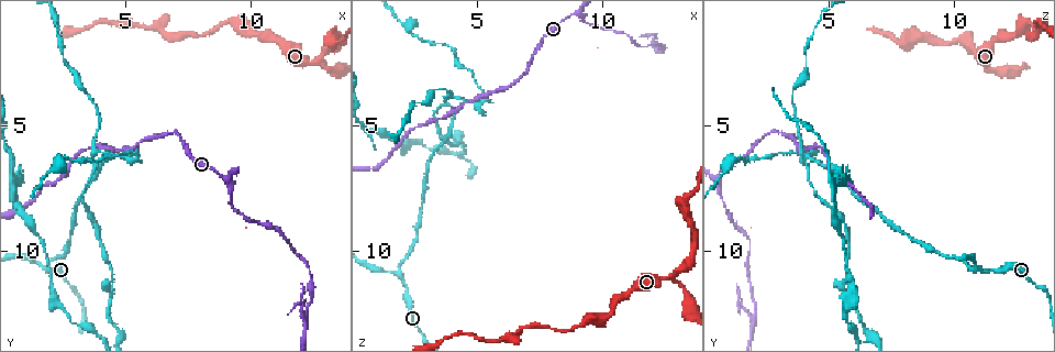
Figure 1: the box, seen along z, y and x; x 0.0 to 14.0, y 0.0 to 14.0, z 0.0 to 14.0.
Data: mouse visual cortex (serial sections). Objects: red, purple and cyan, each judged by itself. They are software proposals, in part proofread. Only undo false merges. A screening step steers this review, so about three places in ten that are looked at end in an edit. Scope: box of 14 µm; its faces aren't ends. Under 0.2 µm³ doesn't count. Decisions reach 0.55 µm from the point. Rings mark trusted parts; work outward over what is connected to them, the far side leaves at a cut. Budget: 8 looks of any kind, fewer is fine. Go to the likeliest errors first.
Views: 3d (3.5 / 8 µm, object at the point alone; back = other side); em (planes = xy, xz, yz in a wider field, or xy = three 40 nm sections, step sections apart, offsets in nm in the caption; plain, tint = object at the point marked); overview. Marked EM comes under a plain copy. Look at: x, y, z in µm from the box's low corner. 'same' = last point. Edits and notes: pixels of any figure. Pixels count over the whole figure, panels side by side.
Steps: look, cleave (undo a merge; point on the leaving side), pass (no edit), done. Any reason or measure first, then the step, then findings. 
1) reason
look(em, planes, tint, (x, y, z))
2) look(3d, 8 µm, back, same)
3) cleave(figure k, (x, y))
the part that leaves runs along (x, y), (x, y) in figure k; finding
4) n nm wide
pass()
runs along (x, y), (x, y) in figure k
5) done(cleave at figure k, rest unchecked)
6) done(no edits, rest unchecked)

branch point
look(3d, 8 µm, (1.9, 10.8, 10.9))

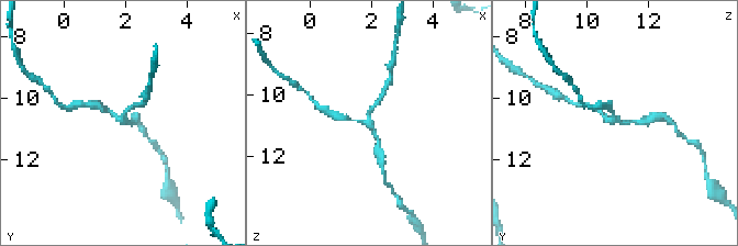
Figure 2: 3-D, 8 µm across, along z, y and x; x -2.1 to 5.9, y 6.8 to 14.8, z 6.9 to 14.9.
look(3d, 3.5 µm, (1.9, 10.8, 10.9))

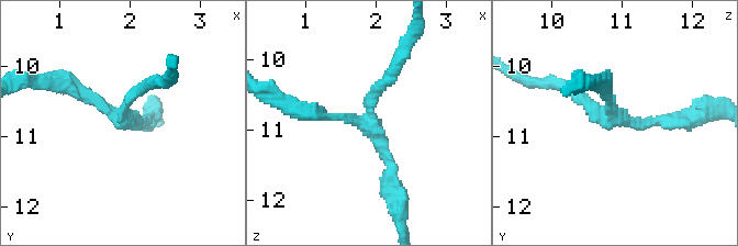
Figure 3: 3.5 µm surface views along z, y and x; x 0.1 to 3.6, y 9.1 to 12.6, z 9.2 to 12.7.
shape alone is not enough
look(em, planes, tint, (1.90, 10.70, 10.90))

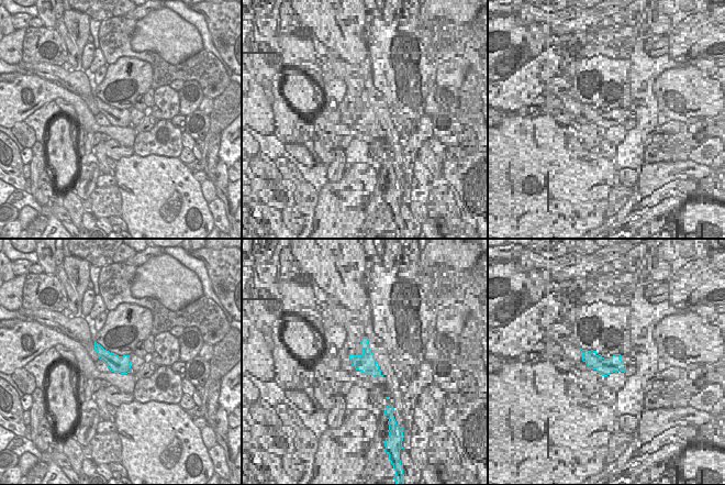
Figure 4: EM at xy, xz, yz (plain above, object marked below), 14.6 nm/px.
pass()
runs along (679, 121), (603, 121), (563, 84) in figure 3; all the same cell

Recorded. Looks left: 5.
look(3d, 3.5 µm, (10.8, 9.0, 1.3))

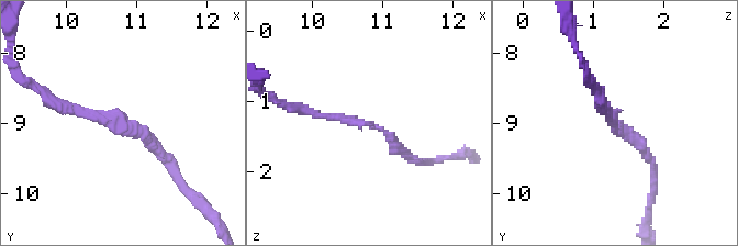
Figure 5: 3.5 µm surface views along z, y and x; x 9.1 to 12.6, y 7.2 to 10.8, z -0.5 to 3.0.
shape alone is not enough
look(em, xy, step 2, tint, (10.80, 9.05, 1.30))

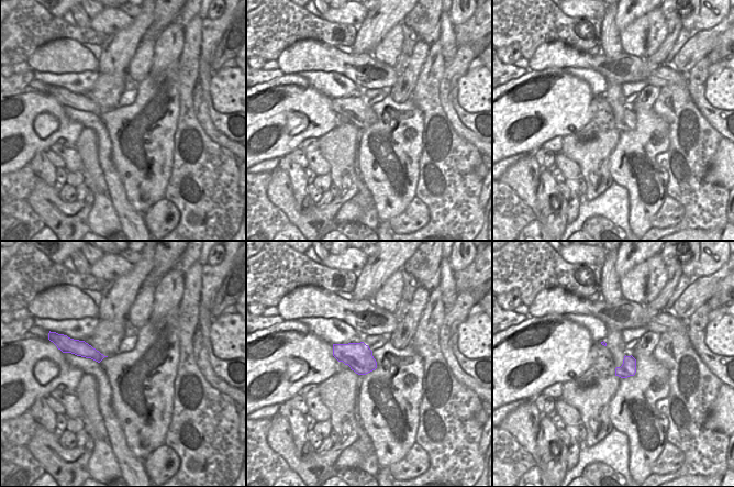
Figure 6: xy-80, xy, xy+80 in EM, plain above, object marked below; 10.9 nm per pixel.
arms of 150, 150 nm
pass()
continuous, no second cell

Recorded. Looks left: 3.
narrows sharply
look(3d, 3.5 µm, (12.2, 12.2, 2.1))

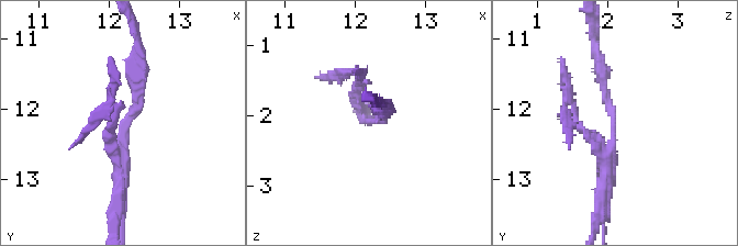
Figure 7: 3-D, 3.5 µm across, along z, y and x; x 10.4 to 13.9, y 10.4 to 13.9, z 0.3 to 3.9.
now the EM
look(em, xy, step 1, tint, (12.25, 12.25, 2.05))

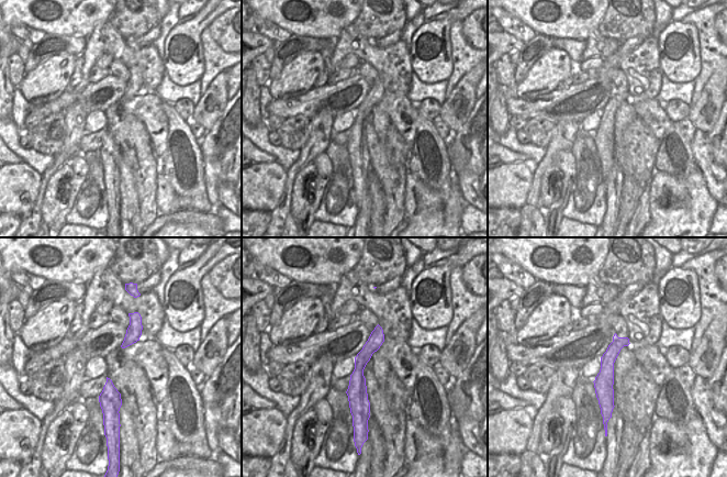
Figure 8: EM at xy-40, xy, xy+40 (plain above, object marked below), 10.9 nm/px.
170 nm wide
cleave(figure 7, (601, 199))
the part that leaves runs along (362, 114), (359, 78), (333, 75) in figure 7; two cells meet here

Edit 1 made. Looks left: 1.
done(cleave at figure 7, rest unchecked)

